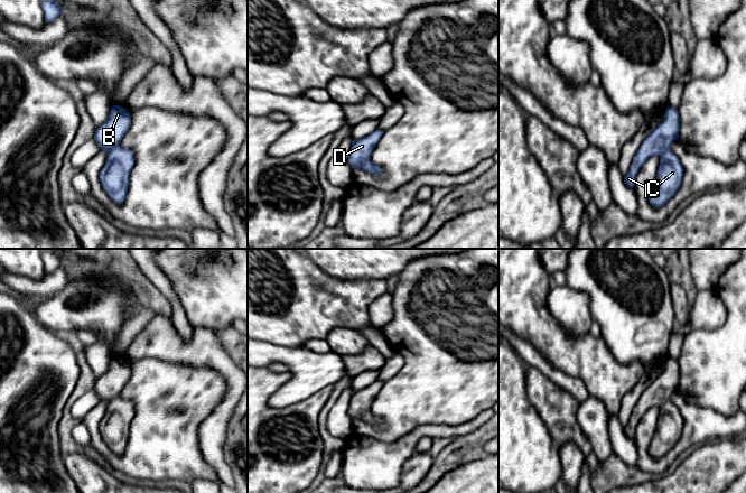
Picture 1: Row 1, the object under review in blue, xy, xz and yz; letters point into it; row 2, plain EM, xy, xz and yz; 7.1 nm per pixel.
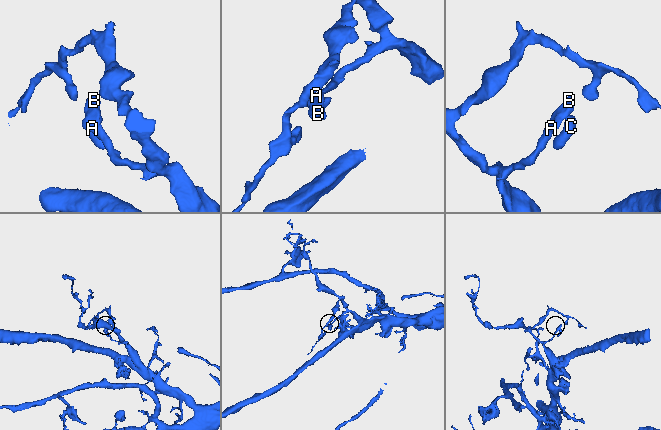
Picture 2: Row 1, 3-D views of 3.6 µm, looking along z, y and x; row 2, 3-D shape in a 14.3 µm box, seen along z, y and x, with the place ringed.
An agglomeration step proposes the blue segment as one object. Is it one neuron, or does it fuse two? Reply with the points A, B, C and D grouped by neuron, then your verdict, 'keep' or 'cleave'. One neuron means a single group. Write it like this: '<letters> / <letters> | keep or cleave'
A B C D | keep

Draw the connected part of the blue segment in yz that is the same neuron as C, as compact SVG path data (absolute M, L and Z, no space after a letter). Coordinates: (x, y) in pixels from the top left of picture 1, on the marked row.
M666 106L663 121L644 139L635 154L624 182L634 187L642 165L650 156L660 157L660 167L649 202L653 207L663 206L679 189L682 183L683 167L671 151L671 143L679 138L680 114L678 109Z

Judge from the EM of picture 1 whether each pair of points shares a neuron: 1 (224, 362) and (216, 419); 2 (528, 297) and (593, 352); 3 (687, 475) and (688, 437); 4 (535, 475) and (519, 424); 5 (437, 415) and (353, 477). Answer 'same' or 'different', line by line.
1: same
2: same
3: different
4: same
5: different

